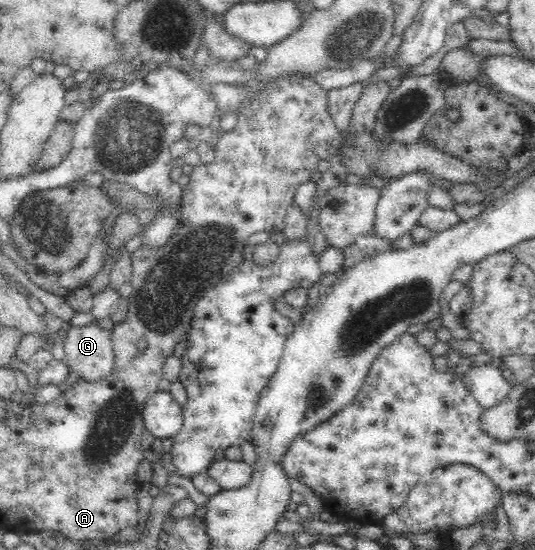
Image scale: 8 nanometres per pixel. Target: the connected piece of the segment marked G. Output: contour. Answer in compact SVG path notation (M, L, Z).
M94 320L84 326L71 325L59 356L86 382L100 382L113 371L115 364L111 333Z

